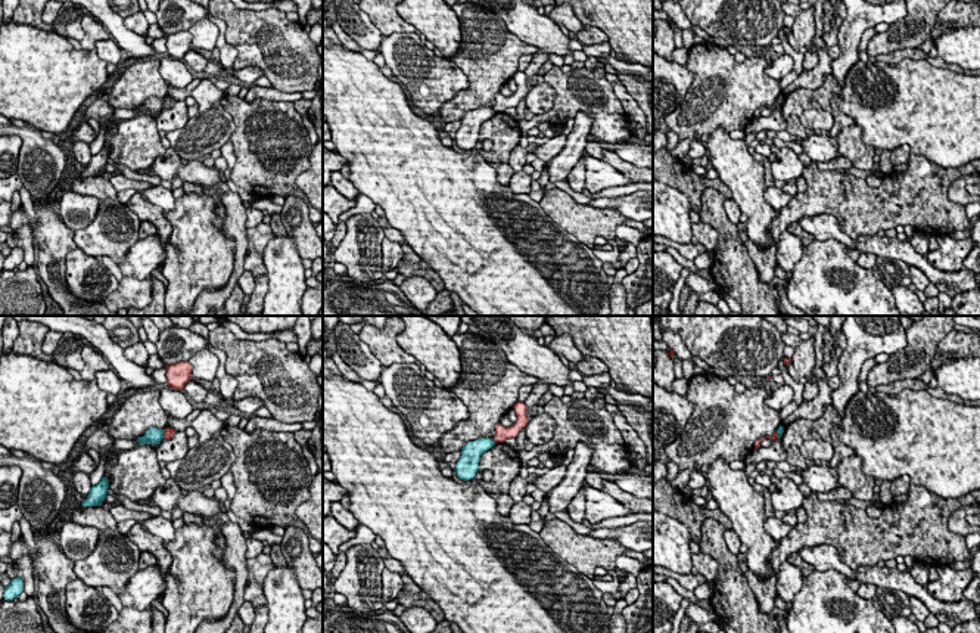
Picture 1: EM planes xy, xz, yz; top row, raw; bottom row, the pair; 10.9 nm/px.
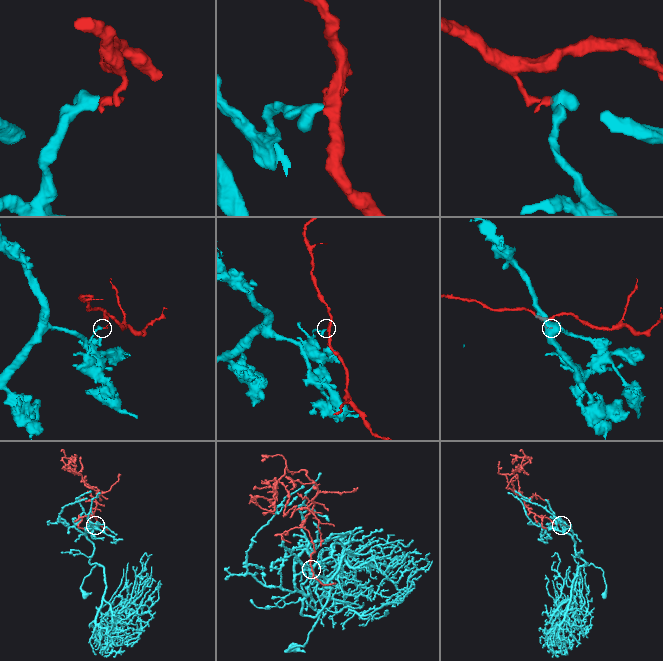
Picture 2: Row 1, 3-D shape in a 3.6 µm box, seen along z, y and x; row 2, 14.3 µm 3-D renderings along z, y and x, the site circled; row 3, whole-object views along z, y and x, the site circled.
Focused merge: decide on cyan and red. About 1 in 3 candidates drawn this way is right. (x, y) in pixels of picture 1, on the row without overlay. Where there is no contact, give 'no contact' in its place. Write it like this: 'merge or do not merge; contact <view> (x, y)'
do not merge; contact xz (494, 111)

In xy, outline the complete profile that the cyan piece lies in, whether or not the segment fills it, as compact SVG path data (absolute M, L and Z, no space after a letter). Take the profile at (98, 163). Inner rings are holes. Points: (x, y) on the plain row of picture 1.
M106 146L102 151L91 156L87 168L81 173L83 176L102 176L109 158L109 151Z

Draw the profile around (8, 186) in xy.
M13 174L6 179L0 179L0 204L12 202L13 193L19 192L22 181L18 174Z

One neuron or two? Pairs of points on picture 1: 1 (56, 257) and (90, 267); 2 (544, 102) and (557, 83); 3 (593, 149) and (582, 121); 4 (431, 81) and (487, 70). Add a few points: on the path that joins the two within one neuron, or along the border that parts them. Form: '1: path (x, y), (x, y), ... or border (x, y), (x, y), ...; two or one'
1: border (77, 248), (67, 256), (65, 282), (72, 294); two
2: border (544, 81), (554, 90), (554, 105), (537, 115); two
3: border (588, 137), (584, 152); two
4: border (447, 59), (466, 75), (467, 86), (444, 102); two

